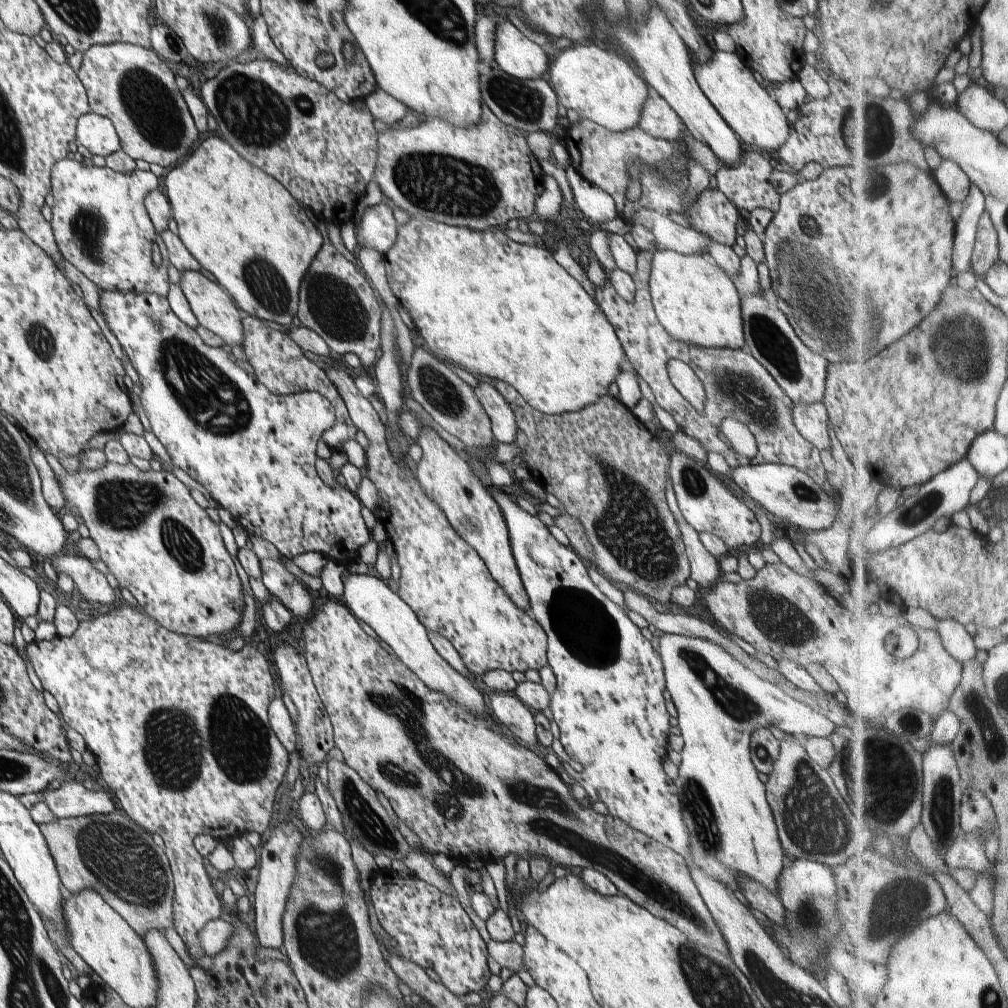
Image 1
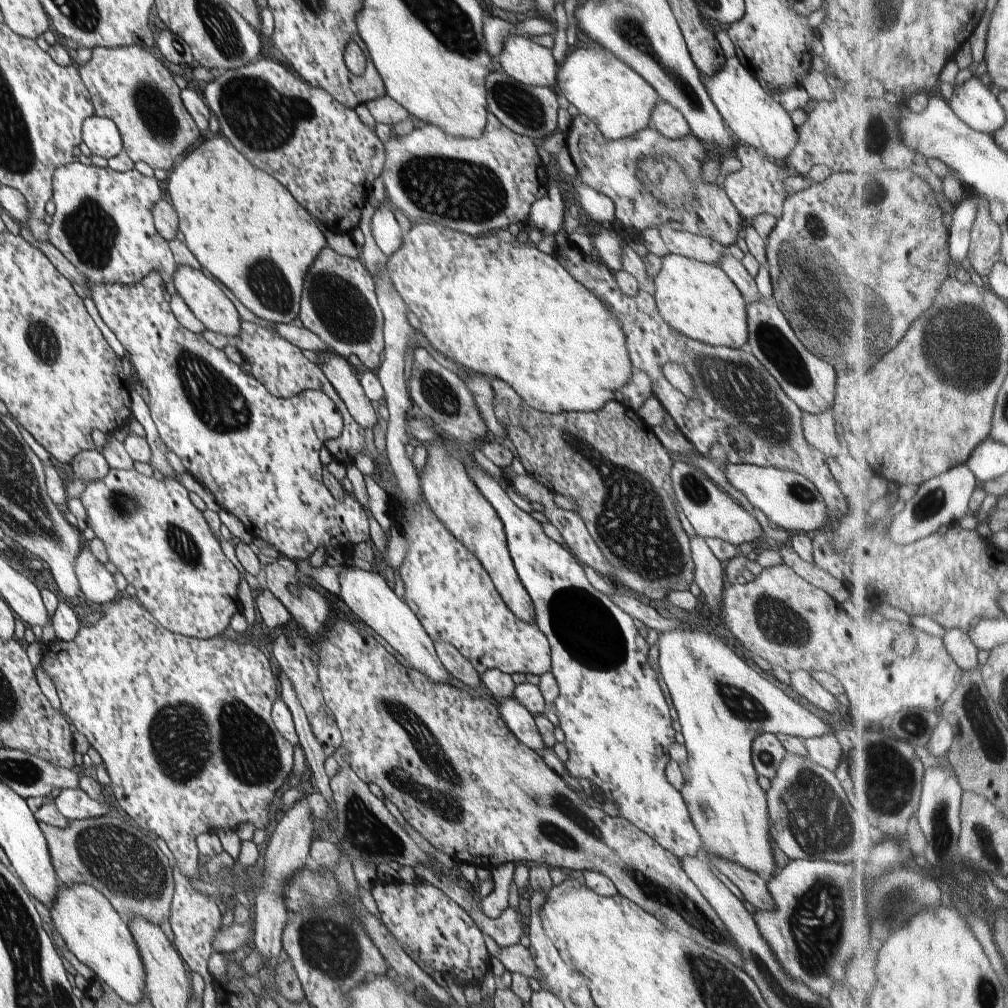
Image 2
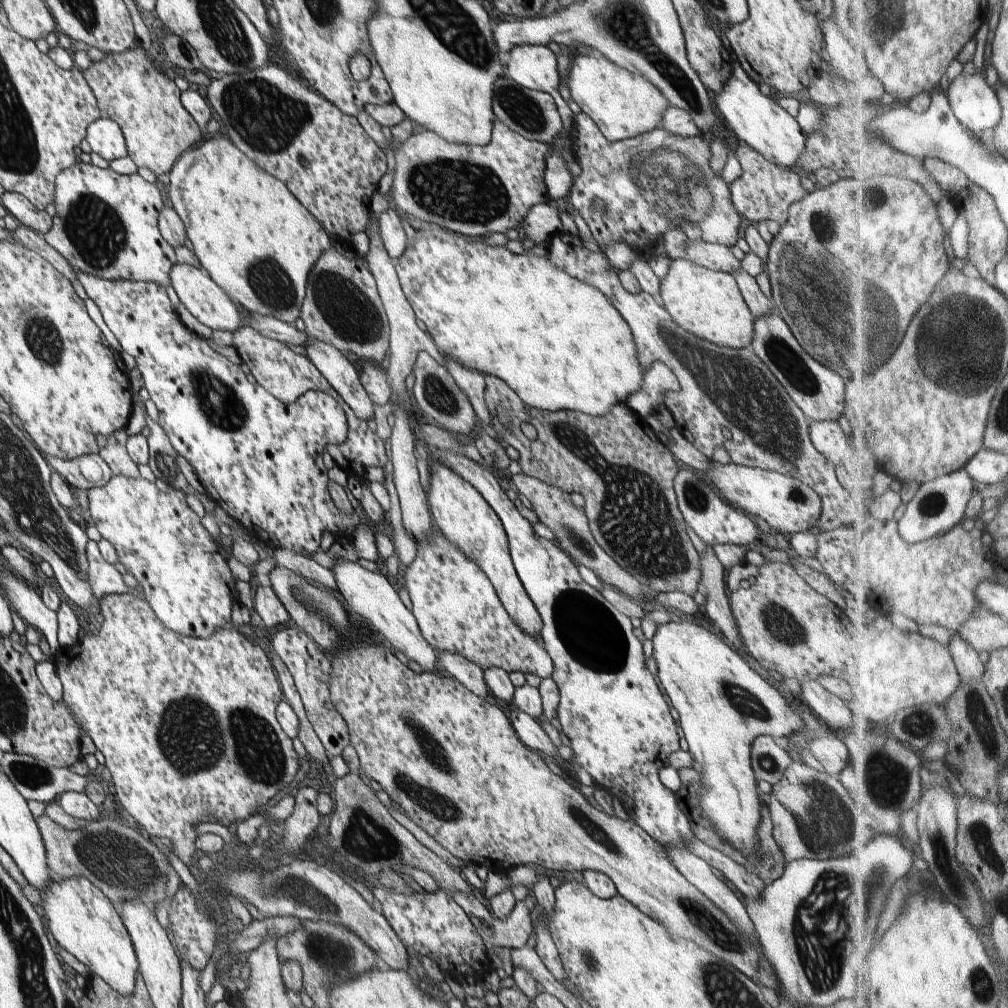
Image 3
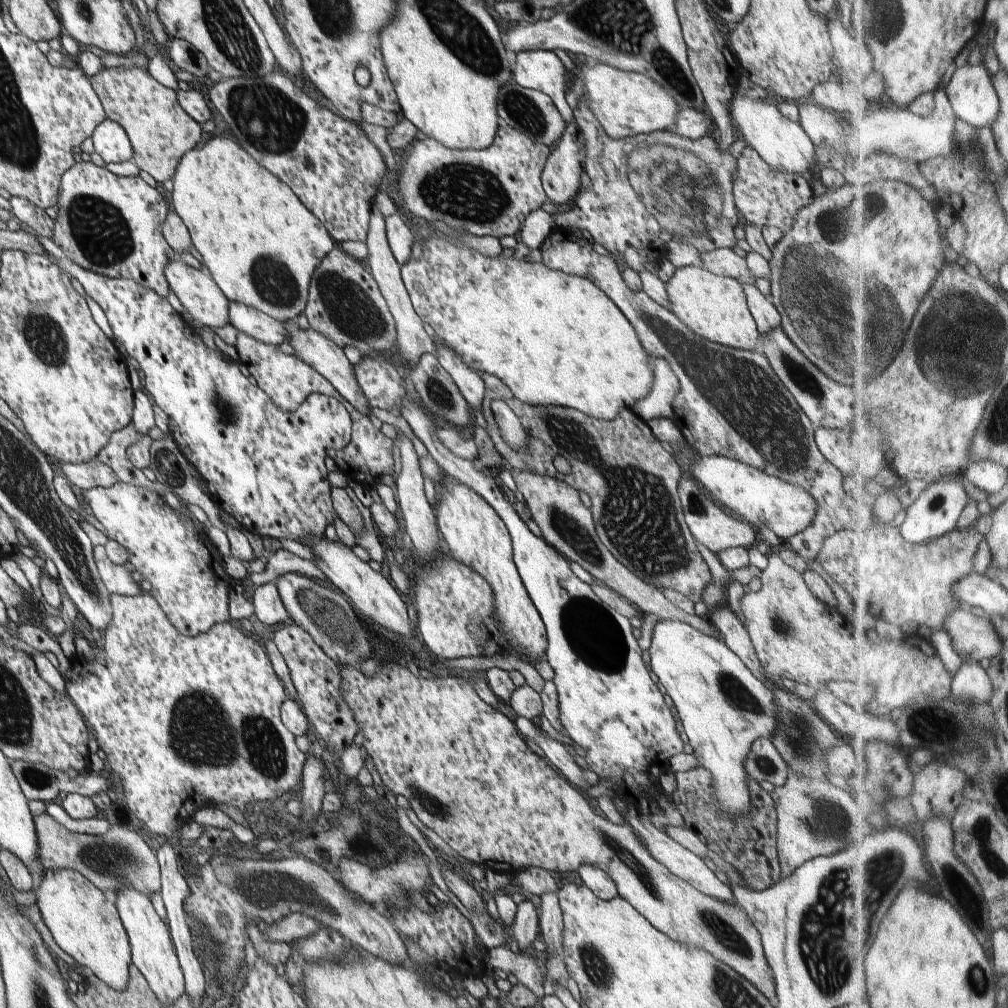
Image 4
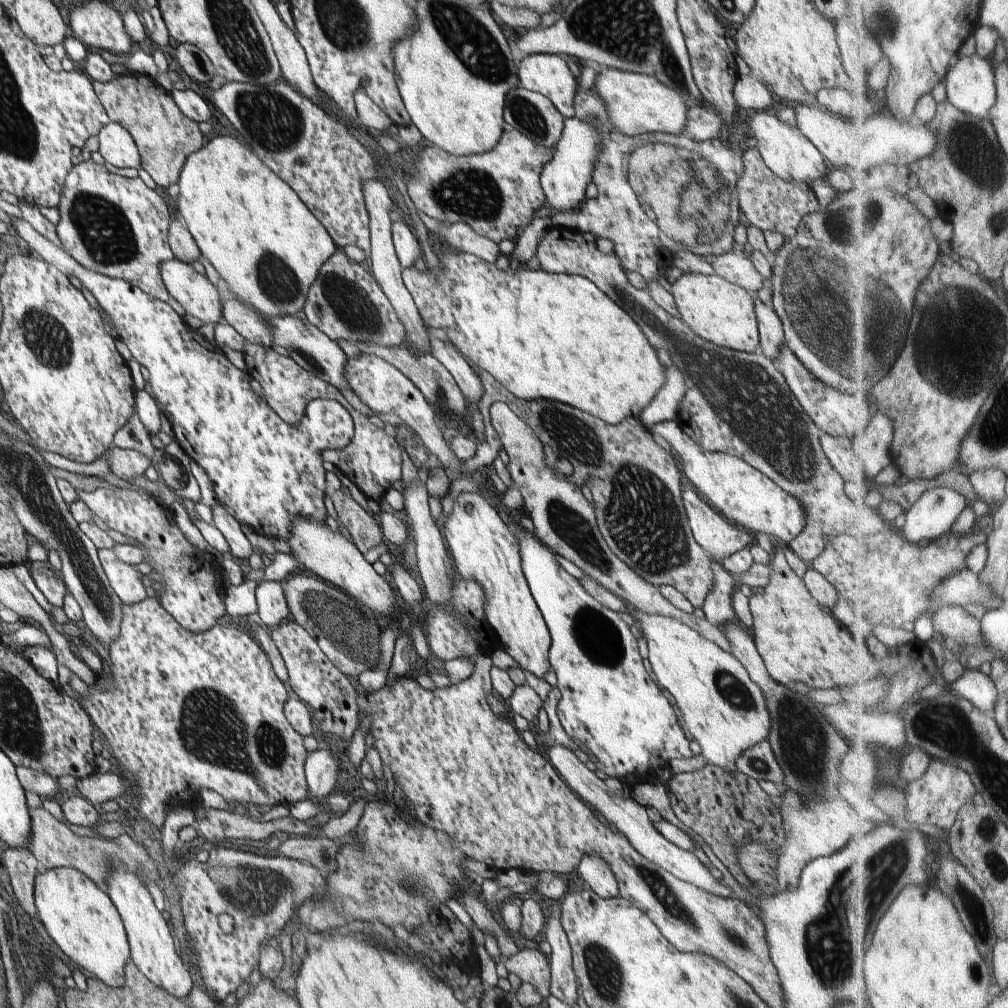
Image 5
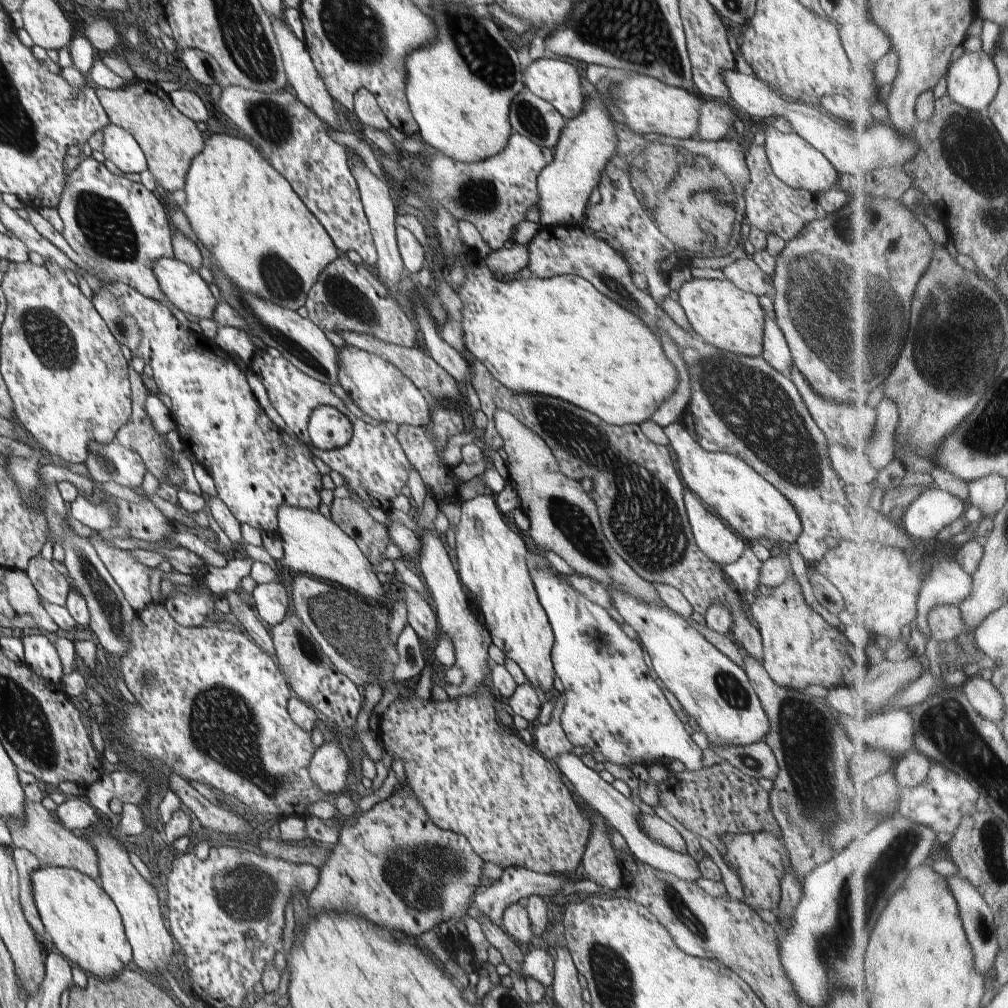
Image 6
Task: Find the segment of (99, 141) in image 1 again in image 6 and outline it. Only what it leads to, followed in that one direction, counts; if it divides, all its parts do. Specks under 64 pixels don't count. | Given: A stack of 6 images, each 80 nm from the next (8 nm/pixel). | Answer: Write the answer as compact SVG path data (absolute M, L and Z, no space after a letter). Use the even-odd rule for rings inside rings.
M110 123L101 133L105 159L113 162L124 174L144 172L148 168L144 151L130 131Z

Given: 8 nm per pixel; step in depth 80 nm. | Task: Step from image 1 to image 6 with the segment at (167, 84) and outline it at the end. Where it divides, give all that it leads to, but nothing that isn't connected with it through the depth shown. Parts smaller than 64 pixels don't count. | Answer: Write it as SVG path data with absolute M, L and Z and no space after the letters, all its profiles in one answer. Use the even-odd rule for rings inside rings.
M137 80L131 86L118 90L97 87L95 93L109 122L135 135L136 142L147 158L147 169L153 174L155 182L171 193L174 190L185 190L190 163L205 147L195 122L185 117L174 106L169 94L152 82Z

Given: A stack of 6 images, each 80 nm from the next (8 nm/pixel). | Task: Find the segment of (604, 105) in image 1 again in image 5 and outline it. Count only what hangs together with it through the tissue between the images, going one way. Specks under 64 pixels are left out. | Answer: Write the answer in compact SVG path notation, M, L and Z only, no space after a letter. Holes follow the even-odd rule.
M603 68L594 89L606 102L609 119L622 134L668 133L682 135L687 125L690 106L687 100L672 87L662 84L656 77L644 73L631 73Z

